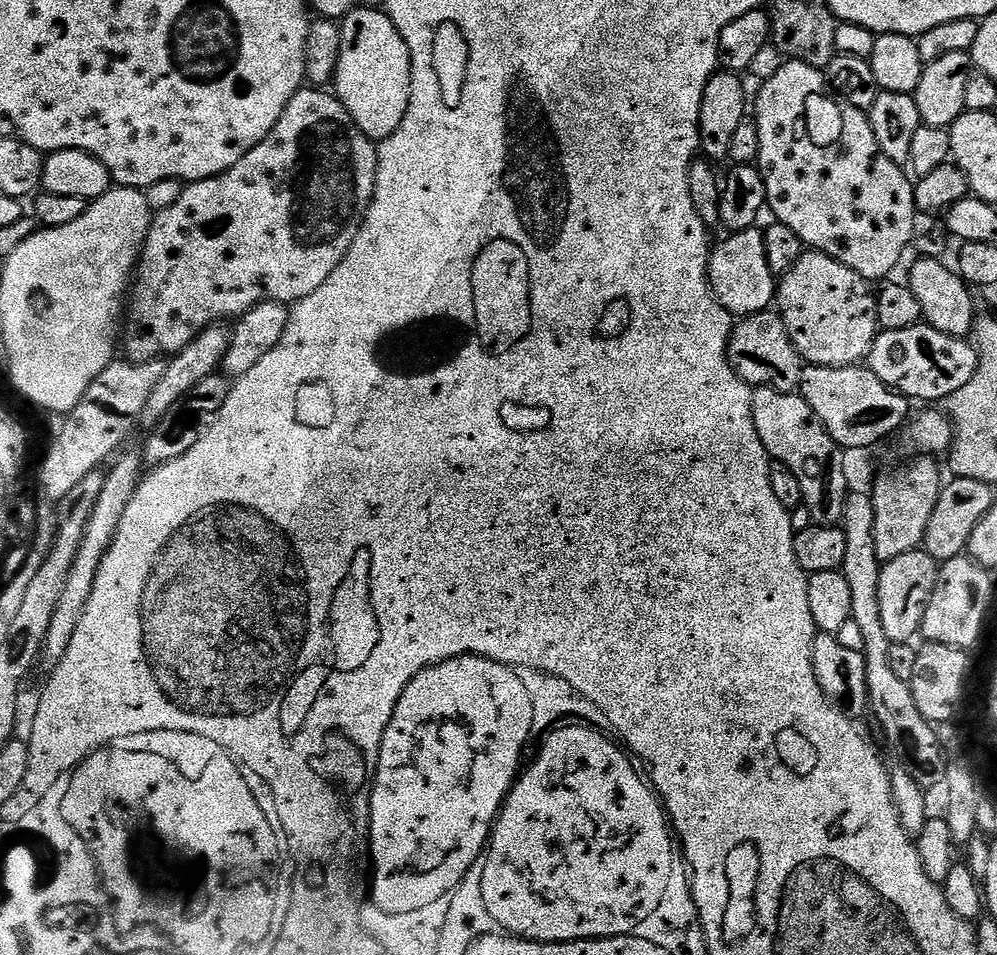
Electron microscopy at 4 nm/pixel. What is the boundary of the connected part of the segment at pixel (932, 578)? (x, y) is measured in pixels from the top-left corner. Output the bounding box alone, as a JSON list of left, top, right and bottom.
[878,550,940,644]

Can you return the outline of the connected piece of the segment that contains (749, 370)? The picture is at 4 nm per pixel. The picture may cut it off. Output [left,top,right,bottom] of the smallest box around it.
[728,310,806,393]

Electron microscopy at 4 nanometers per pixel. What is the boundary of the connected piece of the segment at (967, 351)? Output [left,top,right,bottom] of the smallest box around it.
[866,322,977,402]

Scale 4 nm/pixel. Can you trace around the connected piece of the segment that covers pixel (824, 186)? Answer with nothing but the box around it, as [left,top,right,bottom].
[754,60,918,282]

